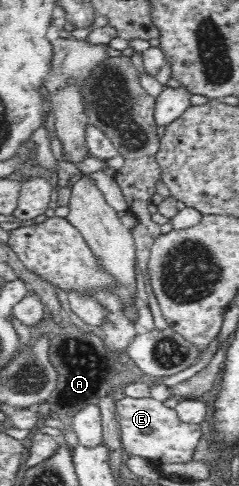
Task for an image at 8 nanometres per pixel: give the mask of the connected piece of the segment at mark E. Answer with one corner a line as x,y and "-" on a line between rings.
122,396
116,400
116,418
121,430
121,443
127,454
139,455
153,467
171,465
171,463
189,463
193,461
195,447
201,441
201,425
185,423
179,419
175,409
167,407
153,397

